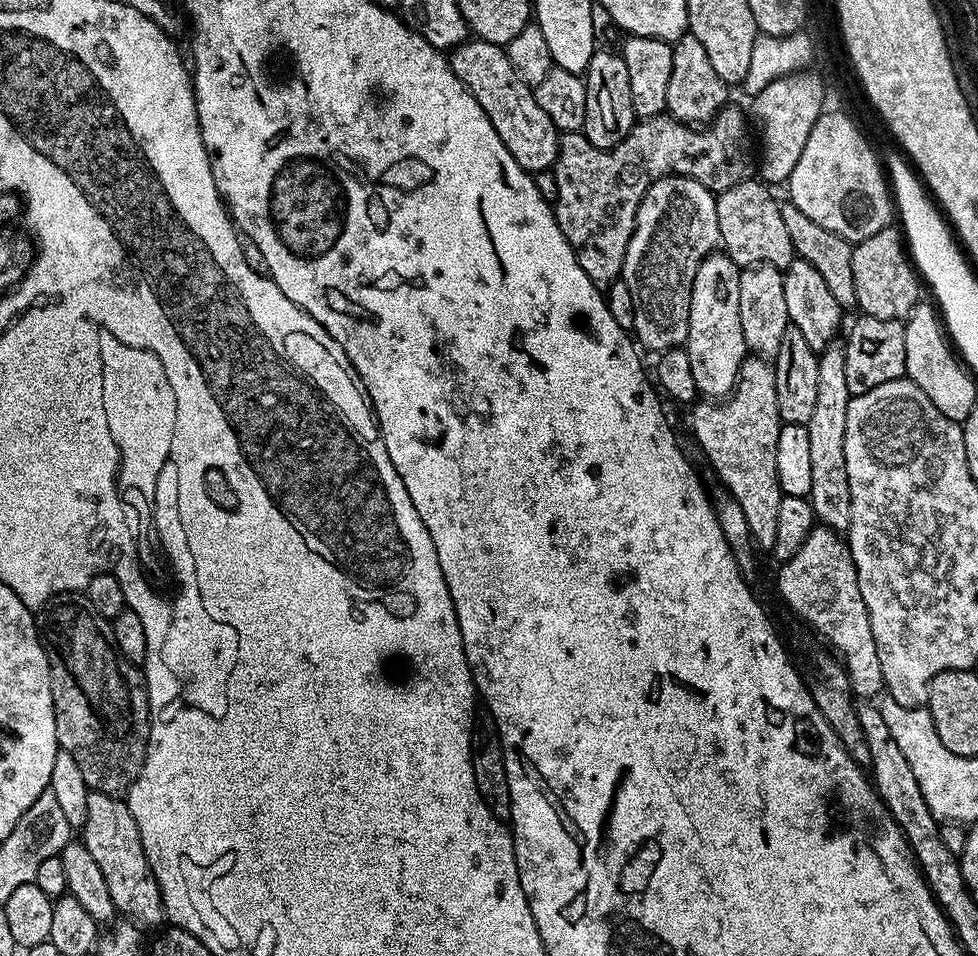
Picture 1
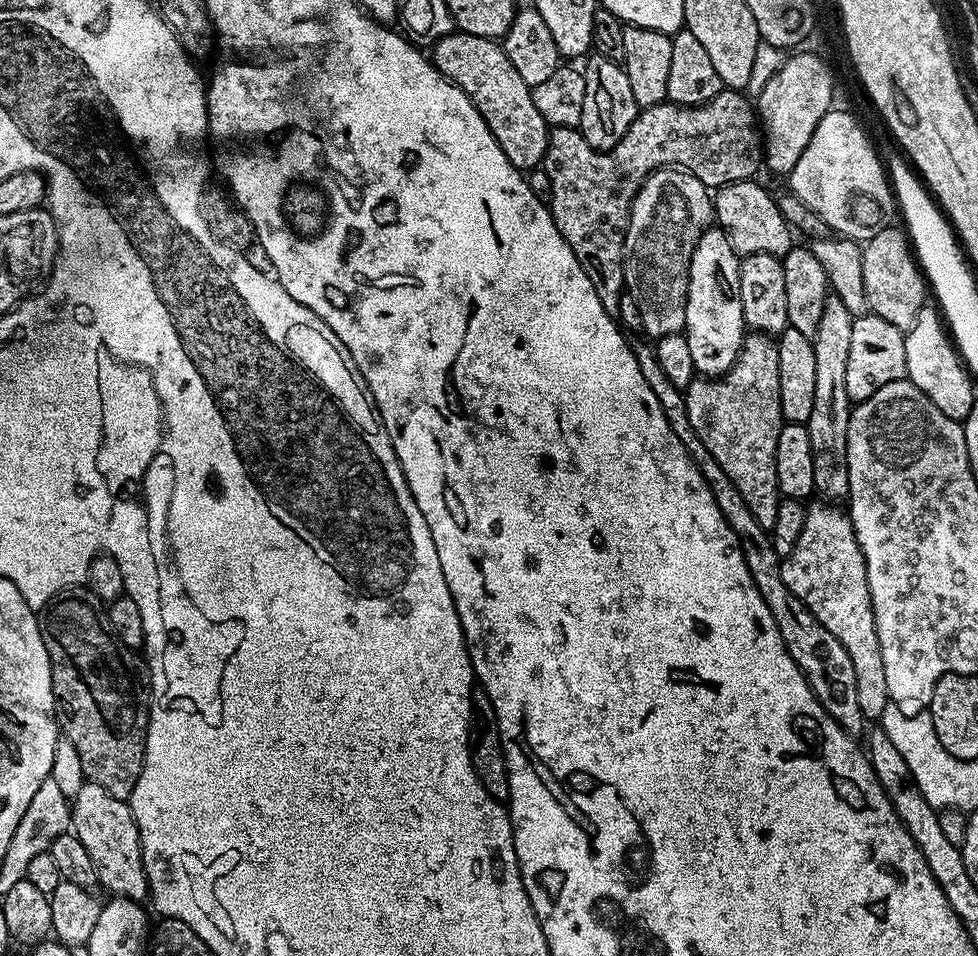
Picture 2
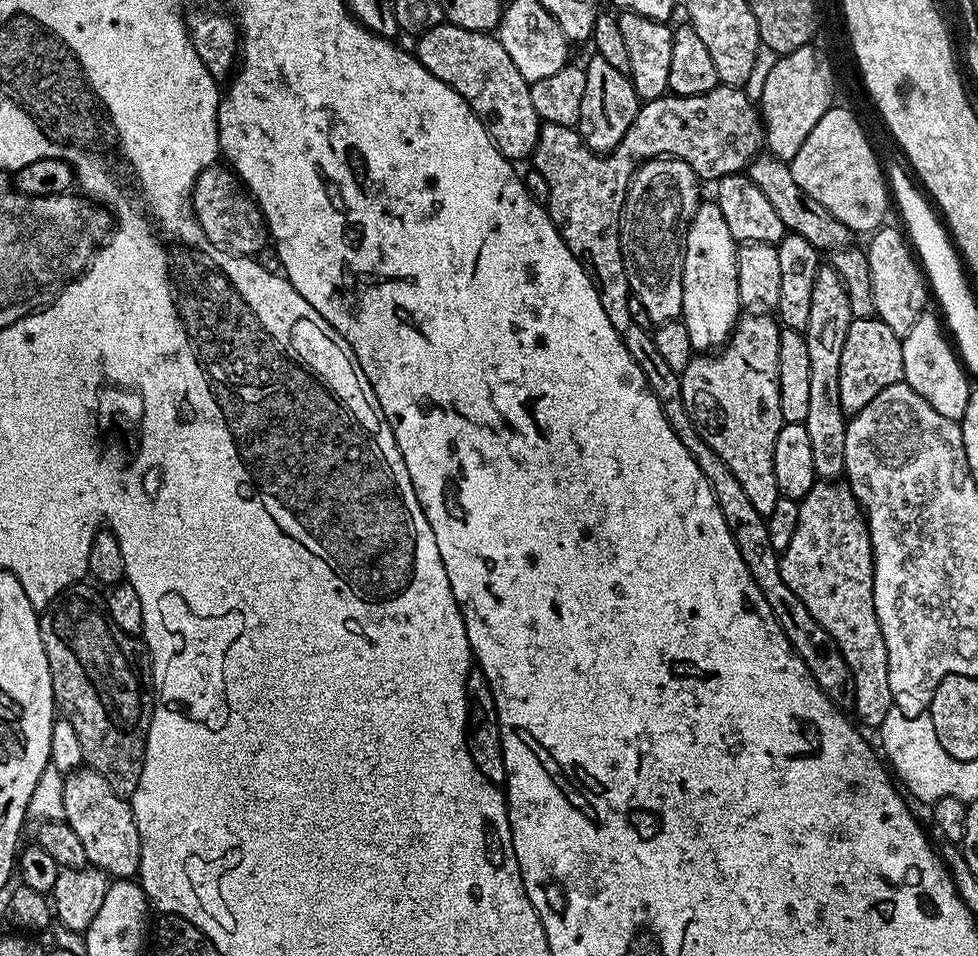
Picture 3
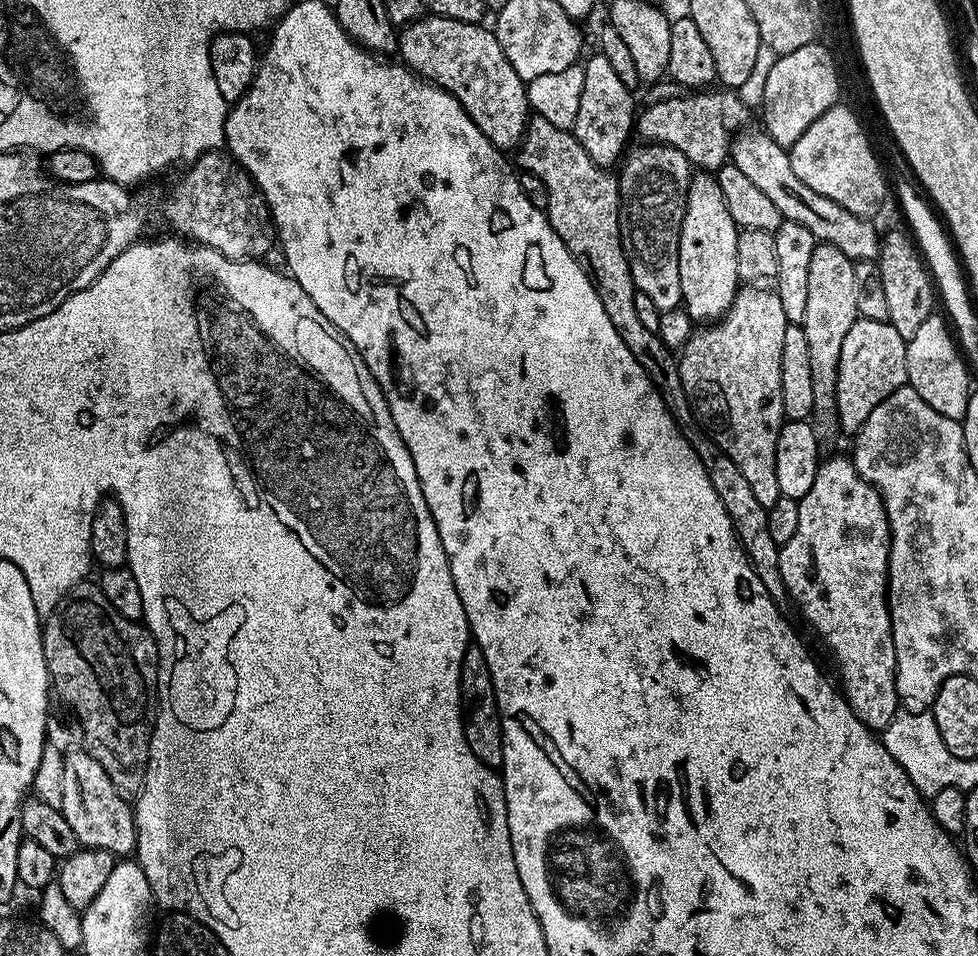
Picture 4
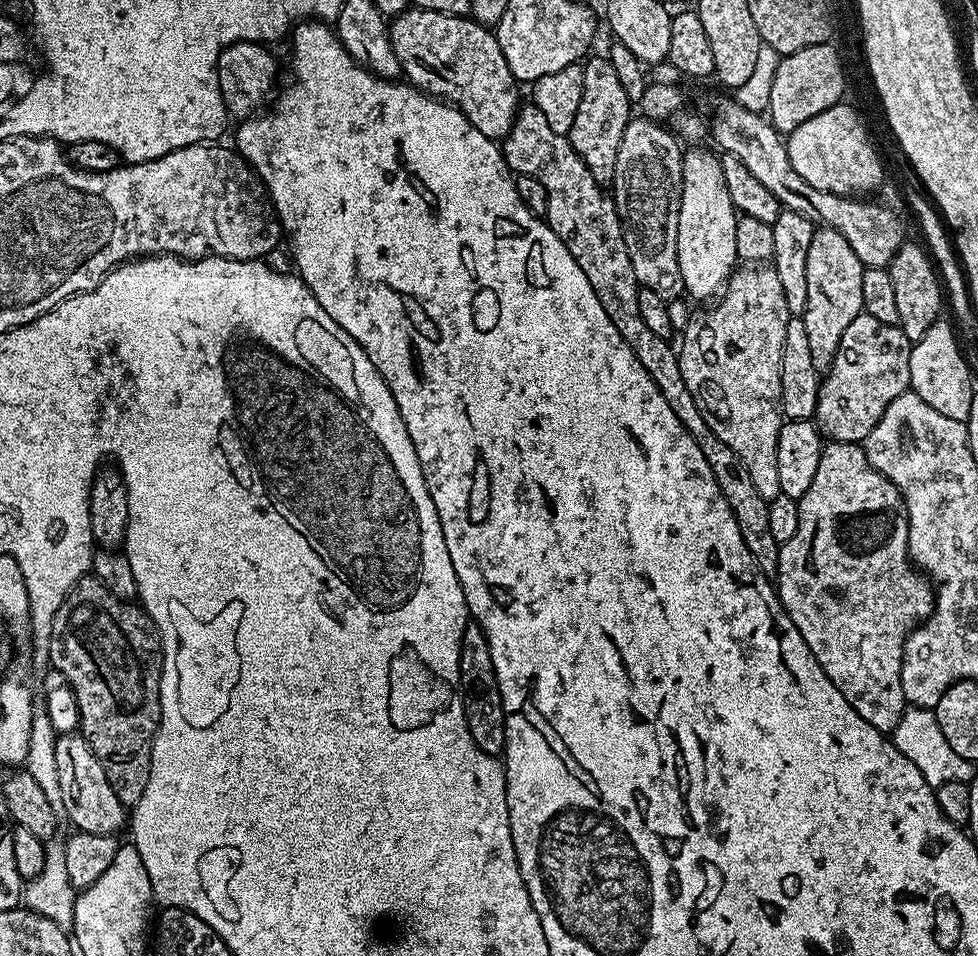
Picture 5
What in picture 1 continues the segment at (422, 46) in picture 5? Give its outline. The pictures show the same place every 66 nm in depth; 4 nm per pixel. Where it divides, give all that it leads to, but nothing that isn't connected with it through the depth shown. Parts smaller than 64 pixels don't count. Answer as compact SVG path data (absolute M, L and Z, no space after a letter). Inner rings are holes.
M469 38L451 49L450 63L452 73L468 87L478 106L482 106L486 118L490 118L498 138L502 138L506 150L510 150L514 162L530 174L551 169L556 162L561 133L554 122L550 122L546 110L538 106L533 85L526 83L518 70L514 70L507 51L501 45Z

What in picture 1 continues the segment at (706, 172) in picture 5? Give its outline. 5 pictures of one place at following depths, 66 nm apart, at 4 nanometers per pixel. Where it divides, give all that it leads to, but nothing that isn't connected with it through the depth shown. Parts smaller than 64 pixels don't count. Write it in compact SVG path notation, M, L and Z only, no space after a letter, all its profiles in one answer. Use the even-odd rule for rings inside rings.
M717 250L706 257L698 266L698 274L694 274L694 286L690 298L690 322L686 351L690 358L690 370L694 370L694 382L697 393L704 398L724 398L736 386L742 362L746 358L744 335L742 334L742 318L738 314L738 282L741 269L723 251Z

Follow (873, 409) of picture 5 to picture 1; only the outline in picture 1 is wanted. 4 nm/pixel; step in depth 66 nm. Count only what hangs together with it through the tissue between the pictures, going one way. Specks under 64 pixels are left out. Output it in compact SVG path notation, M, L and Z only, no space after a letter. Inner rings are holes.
M857 315L848 332L848 344L843 345L846 358L846 386L849 397L861 396L882 382L901 379L906 366L906 334L904 324L899 320Z

